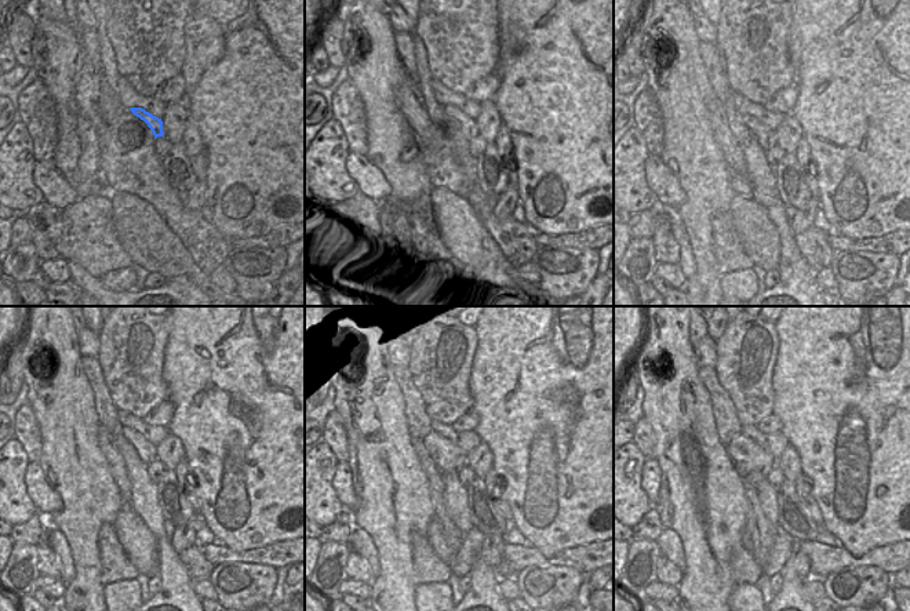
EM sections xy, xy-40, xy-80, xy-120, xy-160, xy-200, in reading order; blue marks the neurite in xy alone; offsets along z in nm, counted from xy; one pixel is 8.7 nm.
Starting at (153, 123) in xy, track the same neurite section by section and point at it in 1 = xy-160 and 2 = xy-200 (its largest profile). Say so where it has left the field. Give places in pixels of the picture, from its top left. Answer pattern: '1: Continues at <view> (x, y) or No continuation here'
1: Continues at xy-160 (447, 457)
2: Continues at xy-200 (752, 462).

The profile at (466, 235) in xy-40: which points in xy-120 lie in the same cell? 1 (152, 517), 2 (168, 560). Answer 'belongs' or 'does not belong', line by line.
1: does not belong
2: does not belong

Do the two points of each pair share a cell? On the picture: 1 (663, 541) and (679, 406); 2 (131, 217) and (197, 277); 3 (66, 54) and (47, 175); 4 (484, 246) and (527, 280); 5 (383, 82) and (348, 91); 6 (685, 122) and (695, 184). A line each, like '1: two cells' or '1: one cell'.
1: two cells
2: one cell
3: two cells
4: two cells
5: two cells
6: one cell

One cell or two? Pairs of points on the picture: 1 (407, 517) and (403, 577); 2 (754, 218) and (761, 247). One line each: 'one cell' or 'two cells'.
1: one cell
2: one cell

